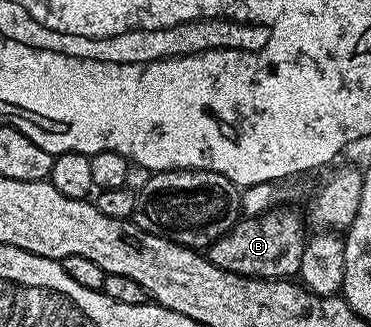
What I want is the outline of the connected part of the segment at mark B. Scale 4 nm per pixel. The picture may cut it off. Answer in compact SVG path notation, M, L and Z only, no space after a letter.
M280 210L241 218L222 238L206 248L209 261L218 265L218 269L244 275L247 279L292 279L299 276L306 242L305 220L288 219L287 213Z

